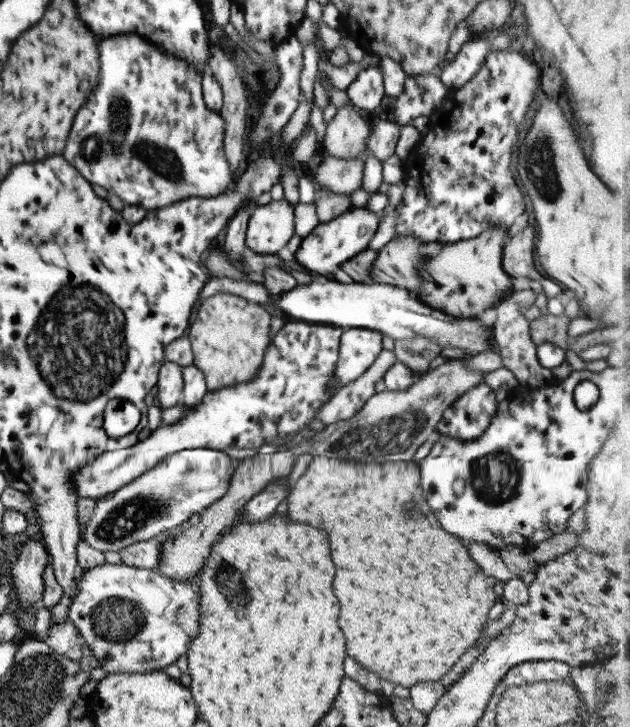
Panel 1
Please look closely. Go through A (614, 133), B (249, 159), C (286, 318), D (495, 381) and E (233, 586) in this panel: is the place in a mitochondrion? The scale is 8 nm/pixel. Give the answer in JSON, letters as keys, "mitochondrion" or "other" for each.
{"A":"other","B":"other","C":"other","D":"other","E":"mitochondrion"}

